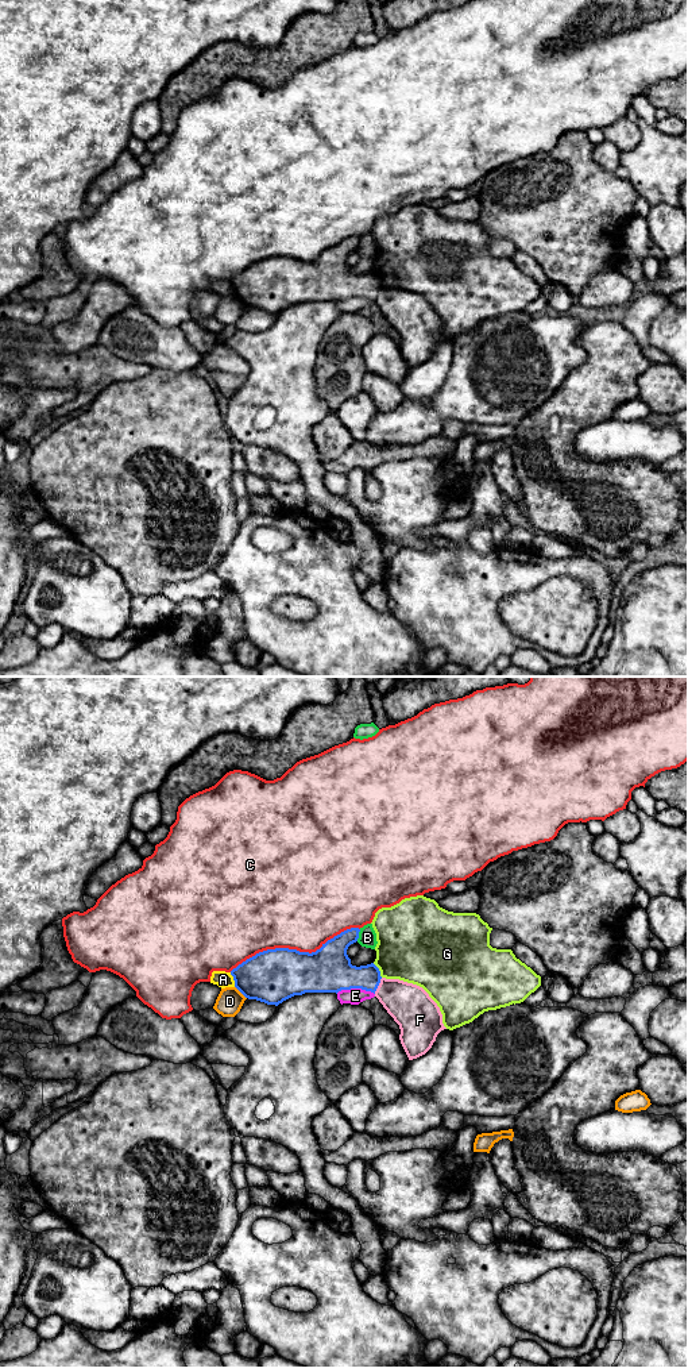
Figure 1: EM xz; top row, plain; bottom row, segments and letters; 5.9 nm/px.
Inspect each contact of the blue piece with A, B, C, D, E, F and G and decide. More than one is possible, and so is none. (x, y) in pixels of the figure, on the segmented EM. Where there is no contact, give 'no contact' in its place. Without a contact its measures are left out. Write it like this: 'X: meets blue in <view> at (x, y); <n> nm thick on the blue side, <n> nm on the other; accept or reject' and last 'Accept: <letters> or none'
A: meets blue in xz at (234, 979); 320 nm thick on the blue side, 100 nm on the other; reject
B: meets blue in xz at (358, 935); 240 nm thick on the blue side, 110 nm on the other; reject
C: meets blue in xz at (294, 950); 320 nm thick on the blue side, 500 nm on the other; reject
D: meets blue in xz at (240, 991); 320 nm thick on the blue side, 160 nm on the other; reject
E: meets blue in xz at (355, 987); 280 nm thick on the blue side, 100 nm on the other; reject
F: meets blue in xz at (378, 985); 200 nm thick on the blue side, 260 nm on the other; reject
G: meets blue in xz at (378, 970); 200 nm thick on the blue side, 420 nm on the other; reject
Accept: none

